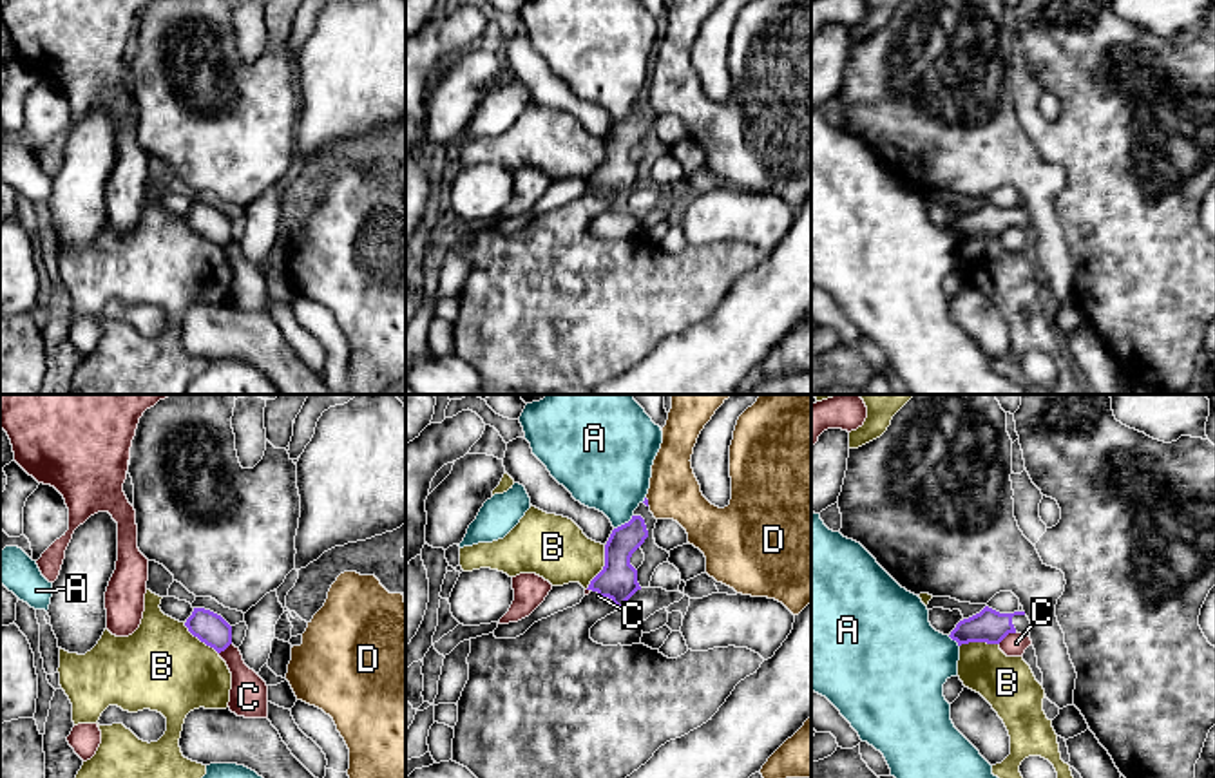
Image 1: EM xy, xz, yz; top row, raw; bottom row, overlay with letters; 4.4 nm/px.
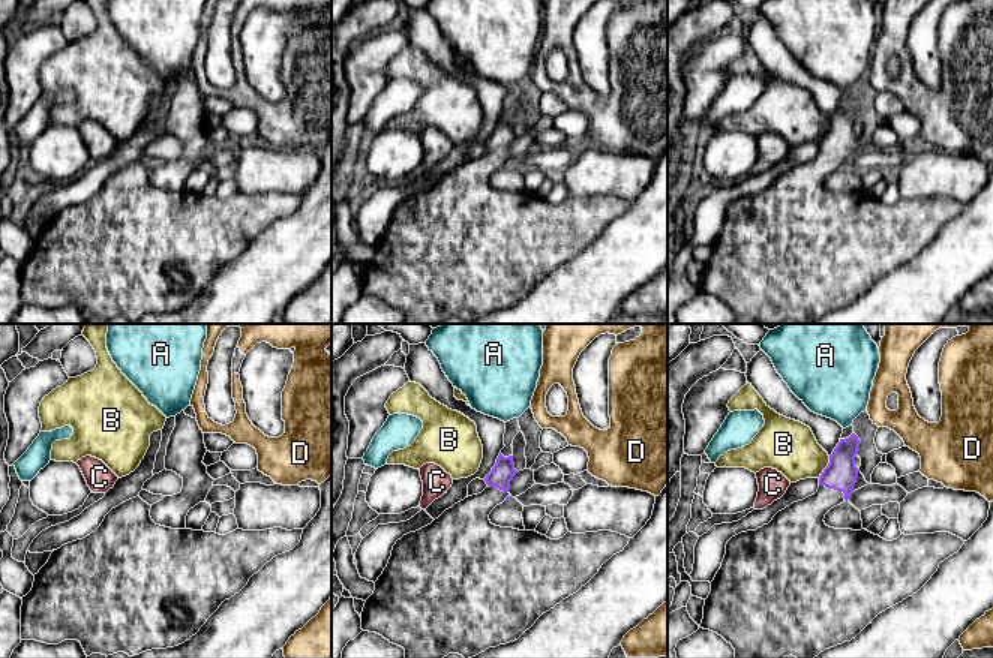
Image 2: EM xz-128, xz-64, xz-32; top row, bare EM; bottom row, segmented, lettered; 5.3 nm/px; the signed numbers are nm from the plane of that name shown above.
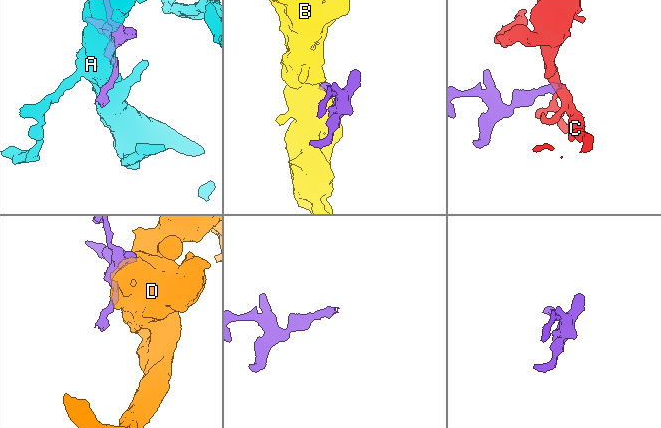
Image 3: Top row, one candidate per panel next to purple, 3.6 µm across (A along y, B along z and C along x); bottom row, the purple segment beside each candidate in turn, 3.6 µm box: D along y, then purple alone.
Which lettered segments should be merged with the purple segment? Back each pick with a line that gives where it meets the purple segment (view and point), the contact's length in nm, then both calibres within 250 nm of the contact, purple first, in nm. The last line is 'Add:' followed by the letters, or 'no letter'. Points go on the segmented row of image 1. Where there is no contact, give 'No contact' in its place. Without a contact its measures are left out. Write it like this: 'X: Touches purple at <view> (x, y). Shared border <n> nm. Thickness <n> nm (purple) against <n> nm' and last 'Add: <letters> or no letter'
Add: no letter

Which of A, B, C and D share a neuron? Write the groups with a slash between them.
A / B / C / D

